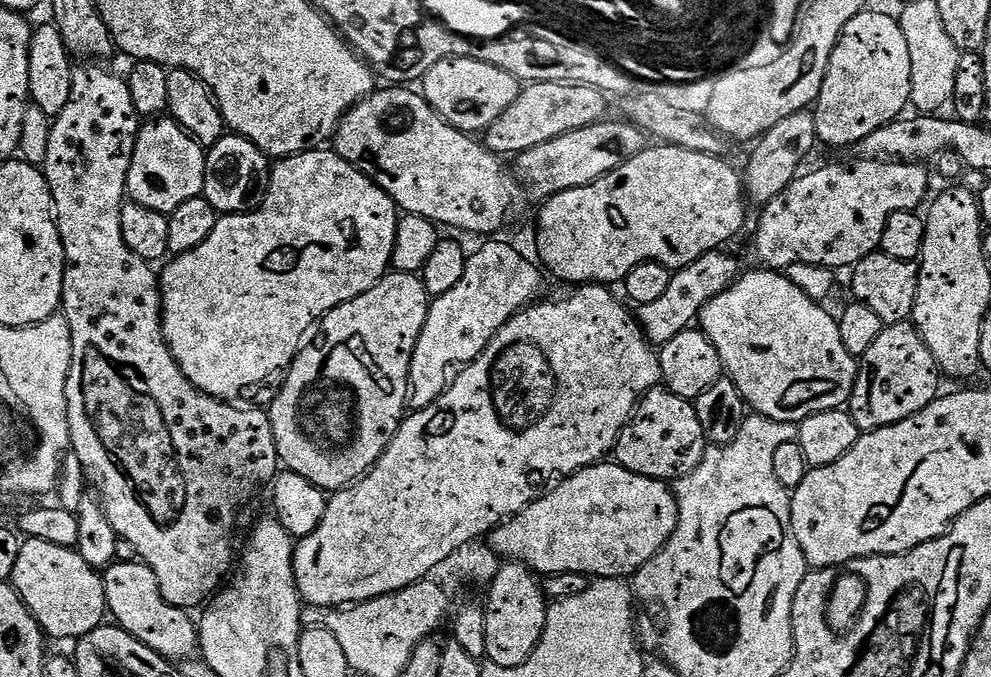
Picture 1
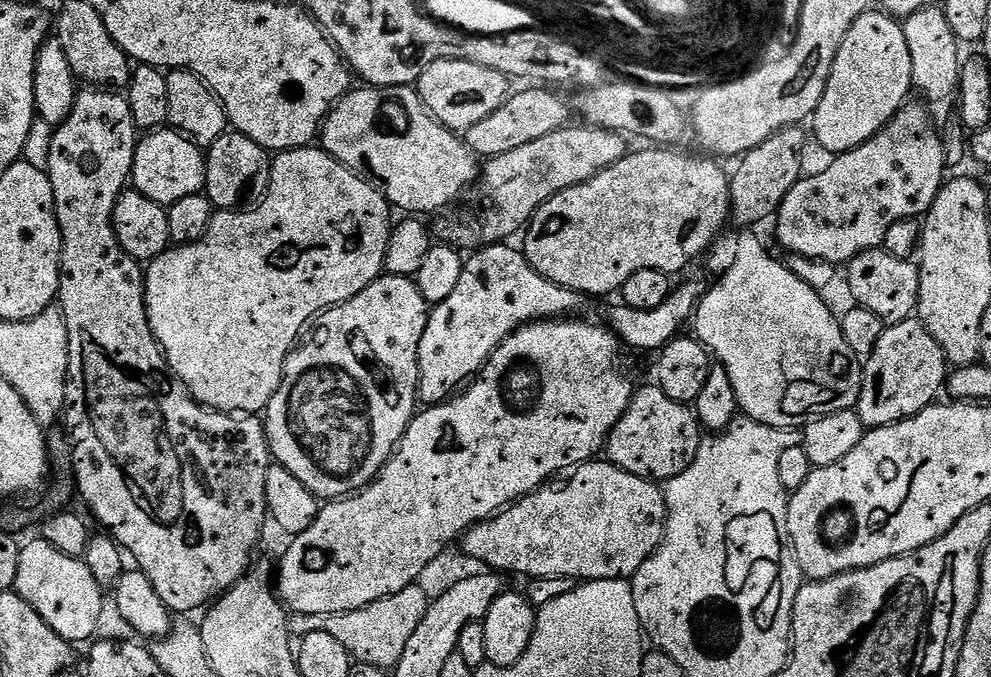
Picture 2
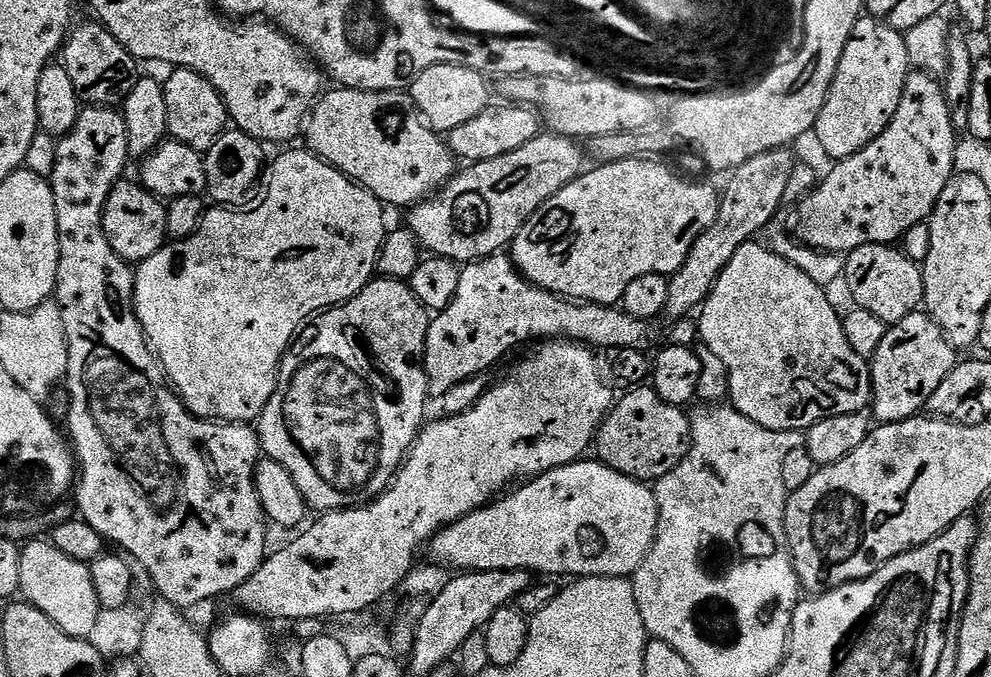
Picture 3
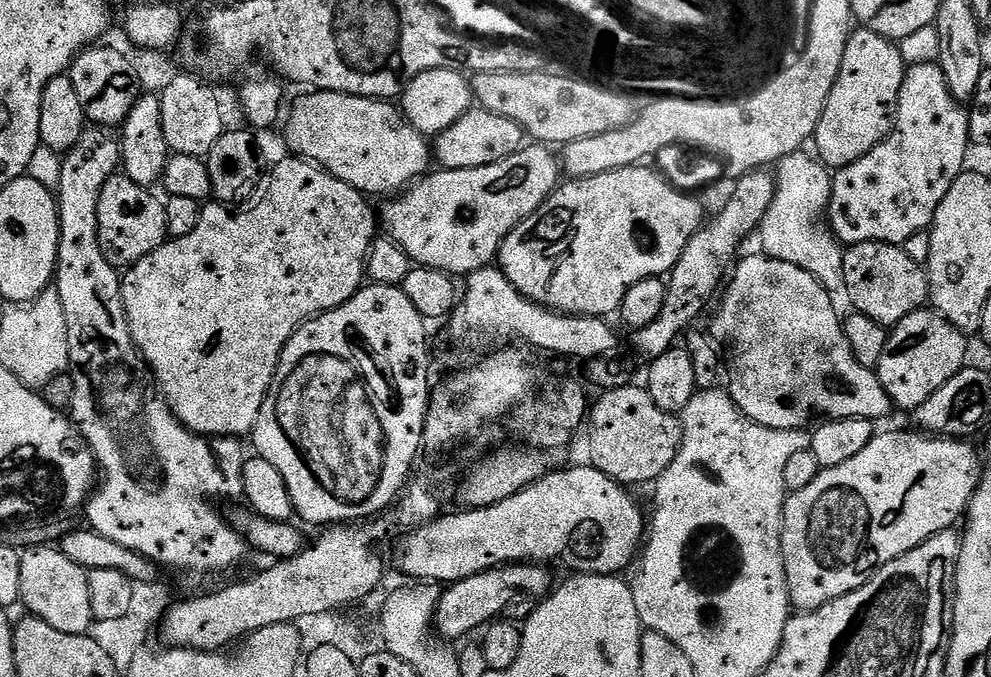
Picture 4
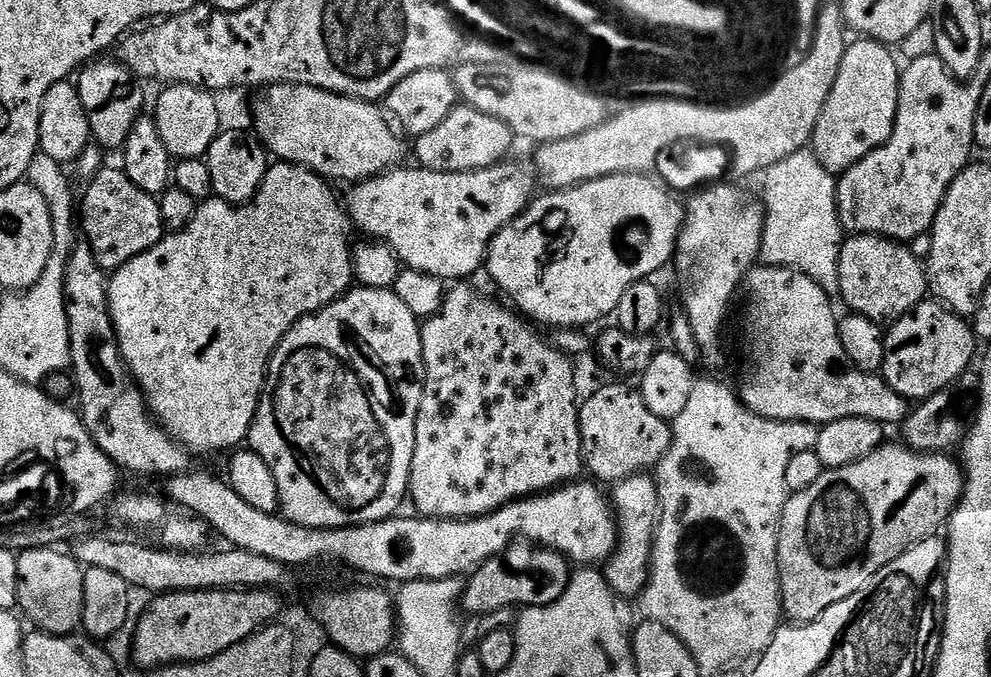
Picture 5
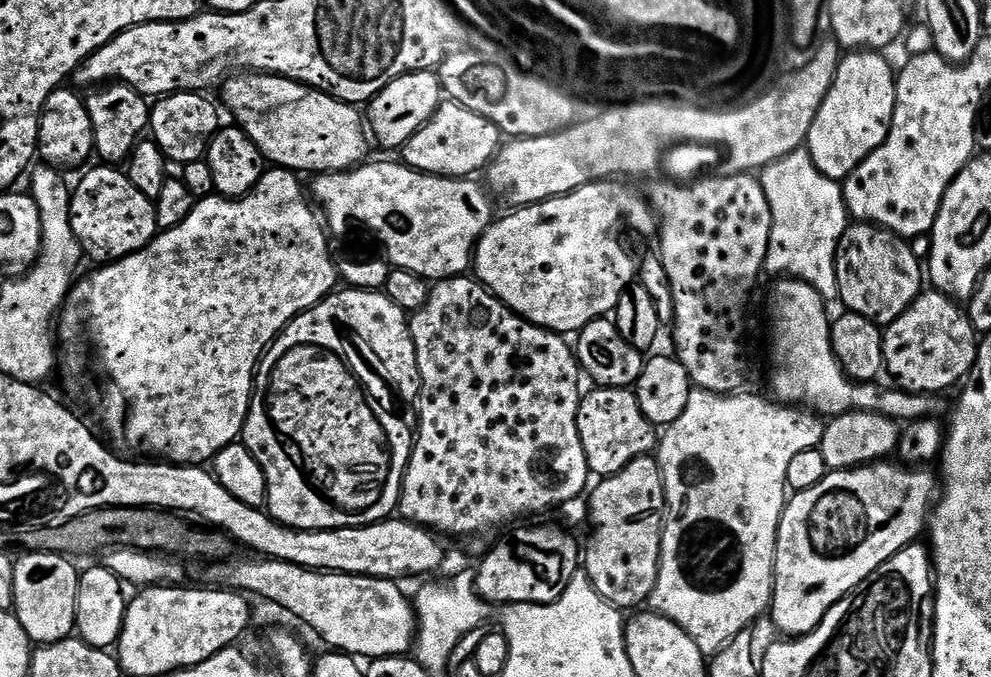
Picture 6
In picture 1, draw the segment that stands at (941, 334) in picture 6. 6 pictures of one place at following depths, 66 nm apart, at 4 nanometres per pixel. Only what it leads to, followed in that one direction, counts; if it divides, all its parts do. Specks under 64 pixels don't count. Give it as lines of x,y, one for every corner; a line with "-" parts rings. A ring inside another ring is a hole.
911,322
889,324
878,334
878,342
866,350
858,364
856,385
852,391
850,411
861,433
873,432
902,422
918,414
941,391
942,373
936,365
930,346
920,337
920,331

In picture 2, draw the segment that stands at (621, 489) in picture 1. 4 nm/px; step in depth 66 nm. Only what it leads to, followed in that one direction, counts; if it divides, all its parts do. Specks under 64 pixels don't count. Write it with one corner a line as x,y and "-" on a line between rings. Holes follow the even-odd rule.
593,458
587,464
577,464
567,474
559,478
553,478
544,485
543,488
537,488
528,496
523,496
516,503
508,505
502,512
496,513
491,520
484,520
481,524
475,524
472,529
465,532
462,537
462,551
472,558
478,558
478,561
484,563
487,569
495,570
497,573
517,572
525,578
547,577
547,576
565,576
574,579
577,582
587,582
589,580
628,580
658,550
658,546
664,541
664,531
668,525
668,507
664,501
664,494
659,483
651,480
643,480
626,470
622,470
617,464
613,464
604,458

